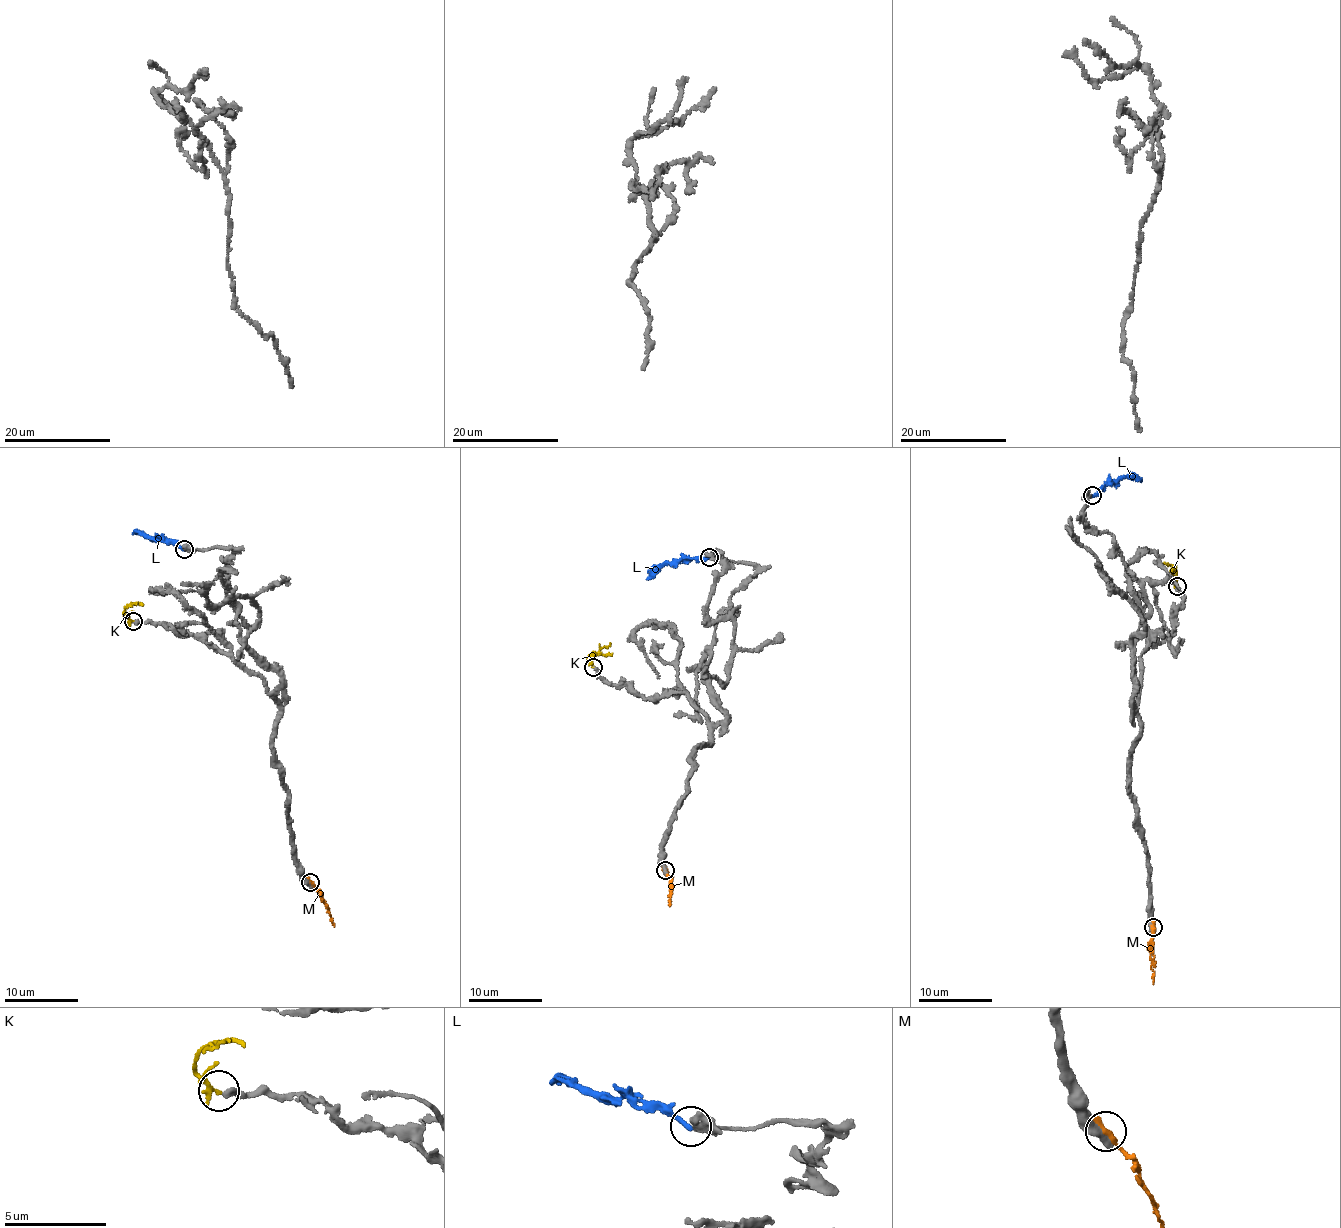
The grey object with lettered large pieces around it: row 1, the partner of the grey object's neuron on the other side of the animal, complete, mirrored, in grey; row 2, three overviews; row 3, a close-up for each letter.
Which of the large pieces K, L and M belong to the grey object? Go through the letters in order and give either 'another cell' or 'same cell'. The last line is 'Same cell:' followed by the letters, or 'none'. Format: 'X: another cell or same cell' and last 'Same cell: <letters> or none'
K: another cell
L: same cell
M: another cell
Same cell: L

